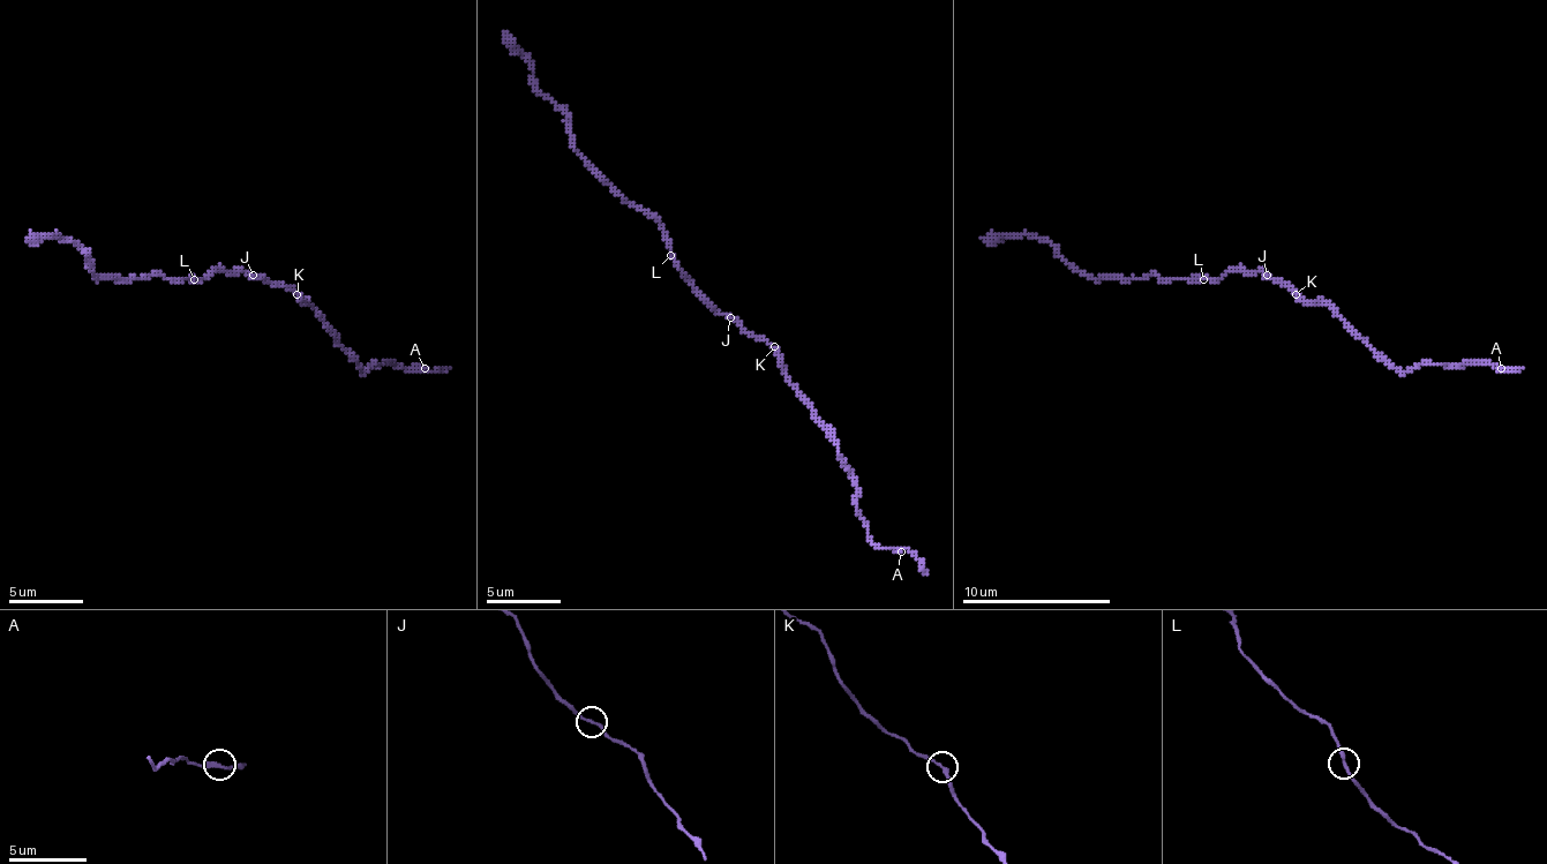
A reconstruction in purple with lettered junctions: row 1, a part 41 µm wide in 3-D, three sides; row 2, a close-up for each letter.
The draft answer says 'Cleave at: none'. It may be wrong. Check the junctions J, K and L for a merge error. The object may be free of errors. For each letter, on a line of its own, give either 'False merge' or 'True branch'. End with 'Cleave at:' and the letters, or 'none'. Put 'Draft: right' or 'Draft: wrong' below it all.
J: True branch
K: True branch
L: True branch
Cleave at: none
Draft: right

